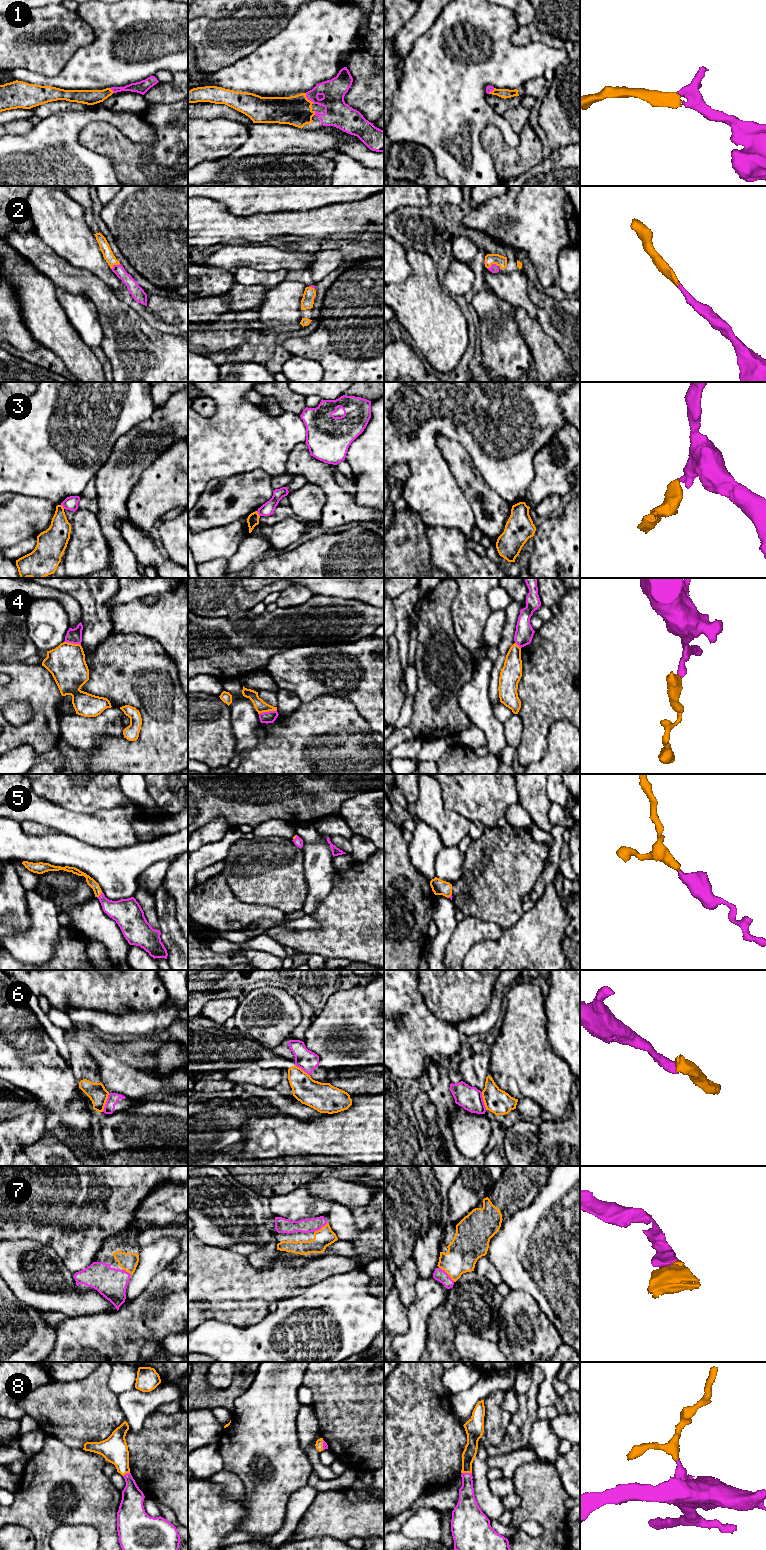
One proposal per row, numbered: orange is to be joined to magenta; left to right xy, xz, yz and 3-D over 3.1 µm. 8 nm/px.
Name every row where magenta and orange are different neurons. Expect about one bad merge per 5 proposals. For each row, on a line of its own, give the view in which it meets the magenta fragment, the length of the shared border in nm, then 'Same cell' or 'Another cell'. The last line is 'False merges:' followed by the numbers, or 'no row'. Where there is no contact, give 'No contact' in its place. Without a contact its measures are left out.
1: Touches magenta in xz. Shared border 120 nm. Same cell
2: Touches magenta in yz. Shared border 90 nm. Same cell
3: Touches magenta in xz. Shared border 50 nm. Another cell
4: Touches magenta in xz. Shared border 150 nm. Another cell
5: Touches magenta in xy. Shared border 60 nm. Same cell
6: Touches magenta in xy. Shared border 160 nm. Another cell
7: Touches magenta in yz. Shared border 170 nm. Same cell
8: Touches magenta in yz. Shared border 80 nm. Same cell
False merges: 3, 4, 6

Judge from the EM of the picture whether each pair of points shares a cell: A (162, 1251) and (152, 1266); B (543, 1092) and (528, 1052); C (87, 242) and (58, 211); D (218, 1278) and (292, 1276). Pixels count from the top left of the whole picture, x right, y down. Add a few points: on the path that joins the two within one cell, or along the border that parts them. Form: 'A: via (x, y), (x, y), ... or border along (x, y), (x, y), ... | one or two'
A: via (158, 1255), (152, 1262) | one
B: via (541, 1082), (536, 1067), (531, 1062) | one
C: via (79, 234), (64, 219) | one
D: via (236, 1278), (274, 1278) | one

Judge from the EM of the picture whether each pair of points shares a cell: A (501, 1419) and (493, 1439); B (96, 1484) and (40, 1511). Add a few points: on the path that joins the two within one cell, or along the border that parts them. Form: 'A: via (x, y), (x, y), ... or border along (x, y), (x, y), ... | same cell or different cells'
A: via (496, 1424), (494, 1434) | same cell
B: via (78, 1484), (70, 1479), (56, 1480), (47, 1493) | same cell

